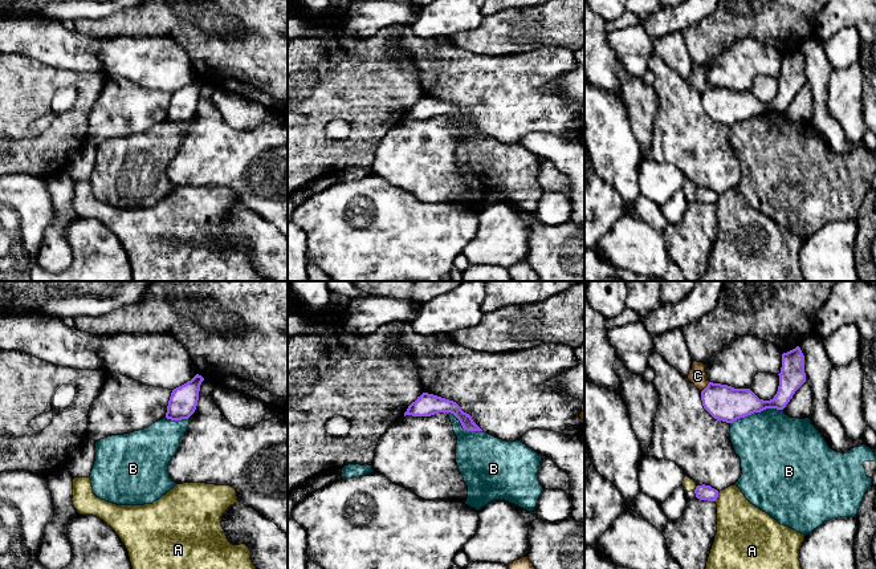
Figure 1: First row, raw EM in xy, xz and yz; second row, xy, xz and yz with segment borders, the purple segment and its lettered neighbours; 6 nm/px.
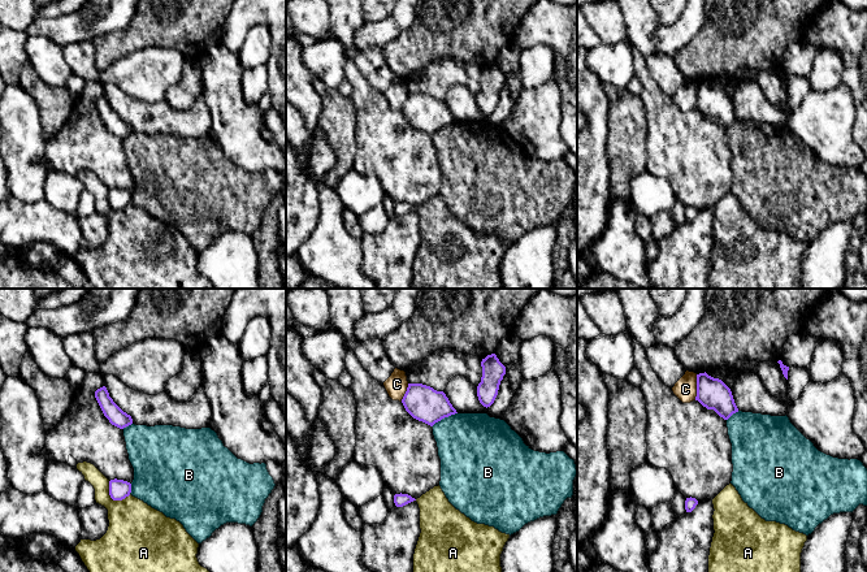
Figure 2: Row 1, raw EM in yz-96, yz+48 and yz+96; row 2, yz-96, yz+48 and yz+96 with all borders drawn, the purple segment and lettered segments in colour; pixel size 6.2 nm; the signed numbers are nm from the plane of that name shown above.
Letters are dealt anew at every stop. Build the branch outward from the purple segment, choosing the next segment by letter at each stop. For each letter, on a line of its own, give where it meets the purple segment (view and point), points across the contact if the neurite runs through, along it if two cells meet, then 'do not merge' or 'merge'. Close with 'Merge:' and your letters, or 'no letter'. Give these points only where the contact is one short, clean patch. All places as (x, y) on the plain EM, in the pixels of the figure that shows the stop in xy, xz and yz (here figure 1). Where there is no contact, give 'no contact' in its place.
A: contact yz (717, 199); do not merge
B: contact yz (756, 114); do not merge
C: contact yz (705, 90); border yz (709, 85), (701, 94); do not merge
Merge: no letter

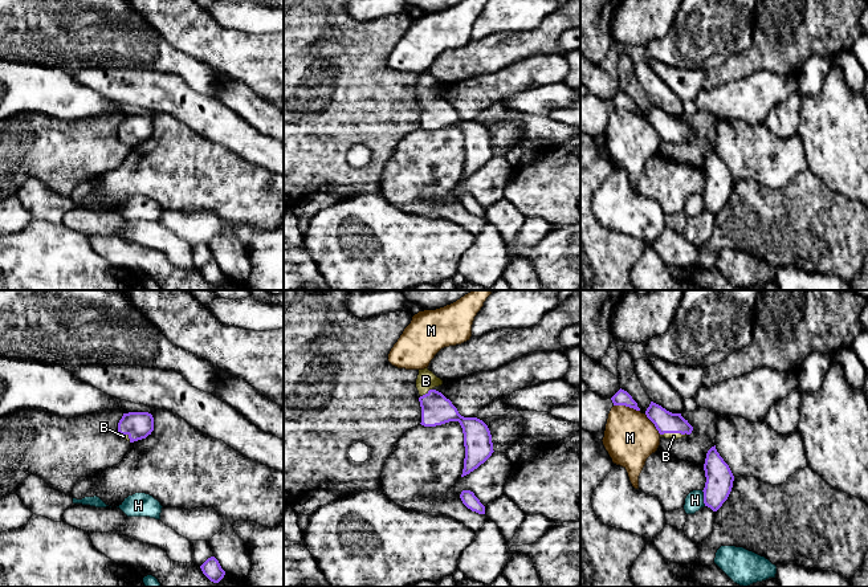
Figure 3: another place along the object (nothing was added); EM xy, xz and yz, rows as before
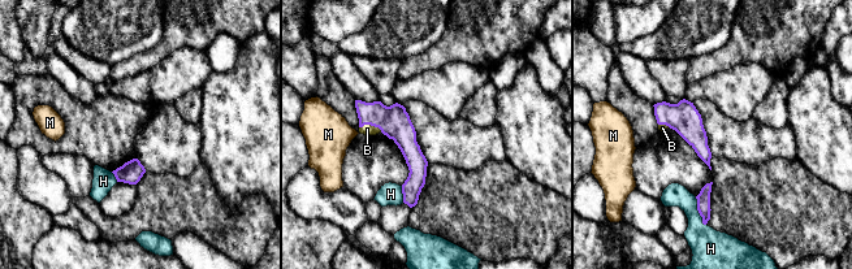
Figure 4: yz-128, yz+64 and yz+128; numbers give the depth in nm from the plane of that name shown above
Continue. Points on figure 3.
B: contact yz (673, 135); way yz (665, 125), (673, 135), (673, 139); merge
H: contact yz (704, 202); do not merge
M: contact yz (627, 109); border yz (614, 107), (624, 107), (639, 114); do not merge
Merge: B

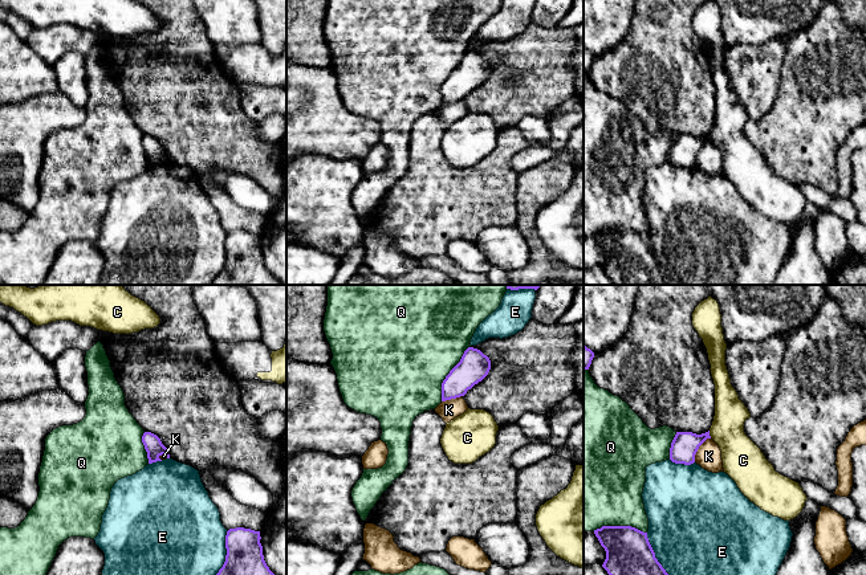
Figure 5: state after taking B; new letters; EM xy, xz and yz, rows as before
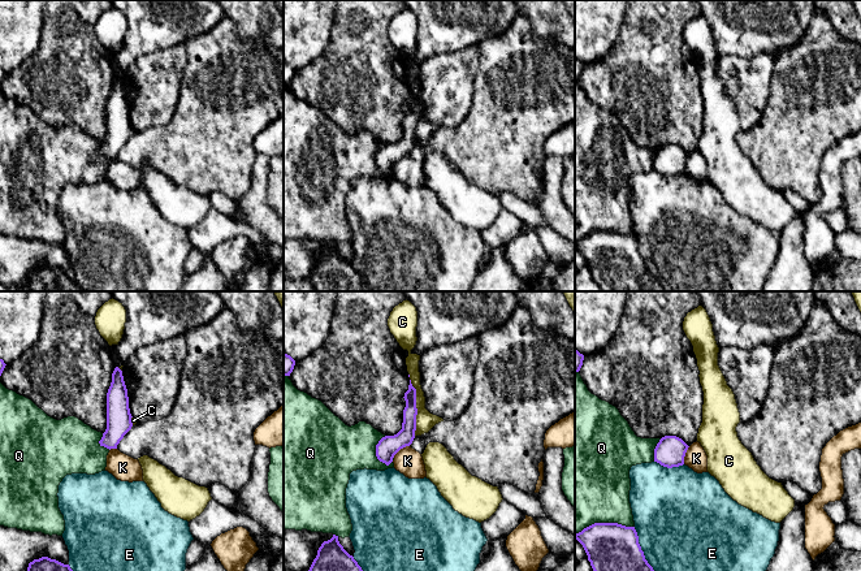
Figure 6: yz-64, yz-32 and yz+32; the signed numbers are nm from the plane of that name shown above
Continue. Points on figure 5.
C: contact yz (708, 138); do not merge
E: contact xy (226, 259); do not merge
K: contact yz (698, 151); border yz (710, 141), (699, 150), (694, 164); do not merge
Q: contact xz (448, 77); do not merge
Merge: no letter

